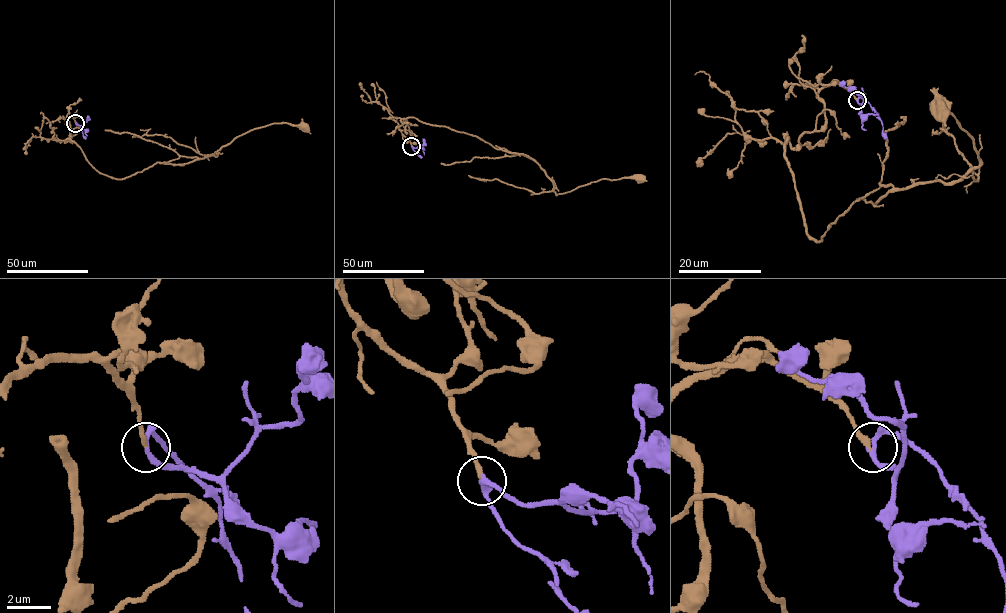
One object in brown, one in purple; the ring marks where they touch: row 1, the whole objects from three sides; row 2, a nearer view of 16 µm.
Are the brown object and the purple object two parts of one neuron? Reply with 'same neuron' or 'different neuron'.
same neuron

